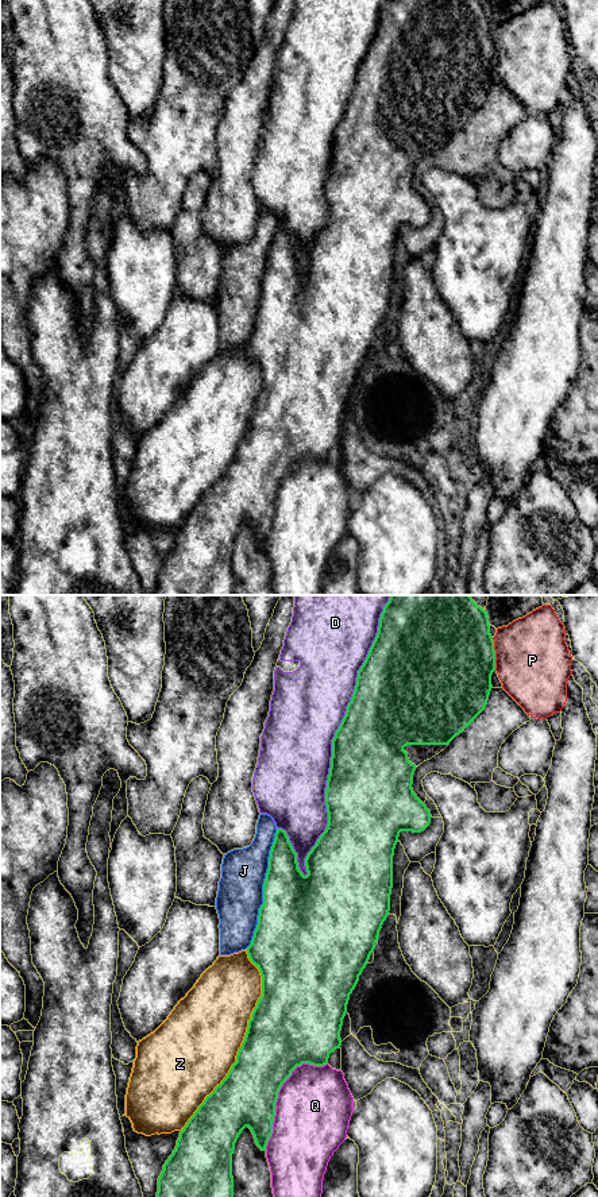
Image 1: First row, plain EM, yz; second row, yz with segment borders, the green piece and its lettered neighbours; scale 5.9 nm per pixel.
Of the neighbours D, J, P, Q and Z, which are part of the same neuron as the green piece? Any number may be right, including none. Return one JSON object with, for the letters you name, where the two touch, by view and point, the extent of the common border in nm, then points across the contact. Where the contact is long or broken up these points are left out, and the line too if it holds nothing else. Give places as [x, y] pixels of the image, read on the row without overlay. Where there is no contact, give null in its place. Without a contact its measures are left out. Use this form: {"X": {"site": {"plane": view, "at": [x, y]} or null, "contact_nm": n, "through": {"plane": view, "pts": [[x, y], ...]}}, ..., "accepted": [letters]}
{"accepted": []}

